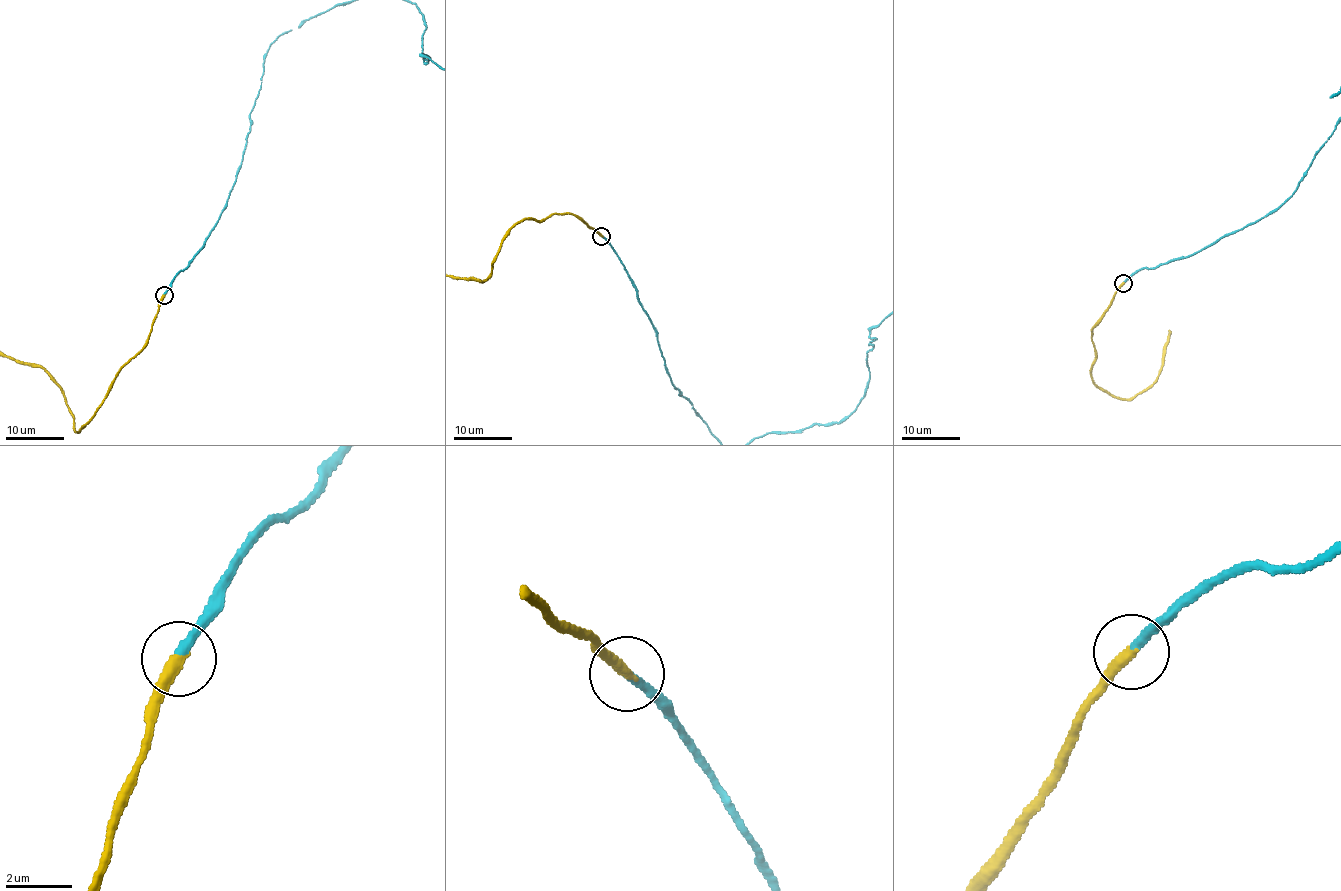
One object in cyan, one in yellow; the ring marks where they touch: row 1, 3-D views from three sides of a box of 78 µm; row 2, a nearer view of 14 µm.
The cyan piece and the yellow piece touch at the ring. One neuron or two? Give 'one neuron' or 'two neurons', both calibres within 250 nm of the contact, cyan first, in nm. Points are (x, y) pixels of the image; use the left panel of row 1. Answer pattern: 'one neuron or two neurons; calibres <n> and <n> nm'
one neuron; calibres 280 and 360 nm

